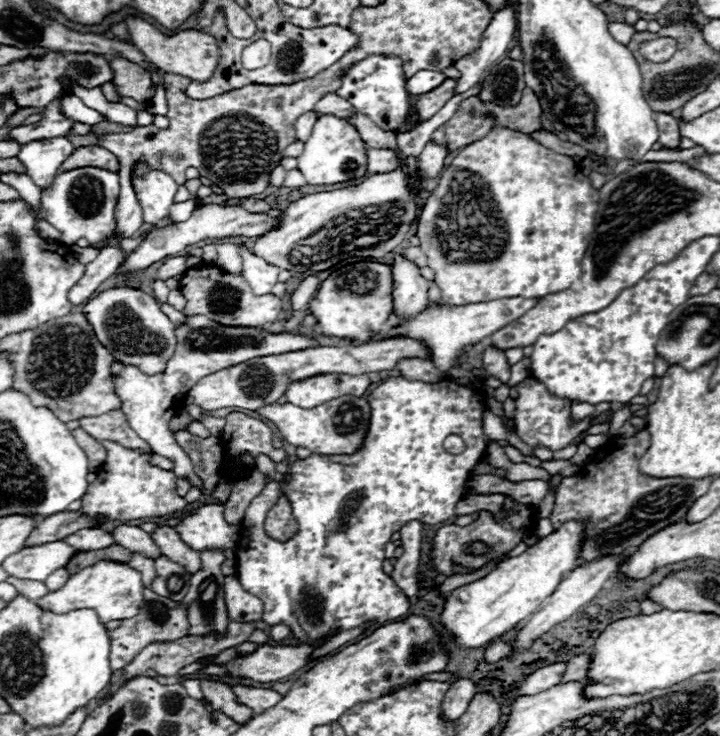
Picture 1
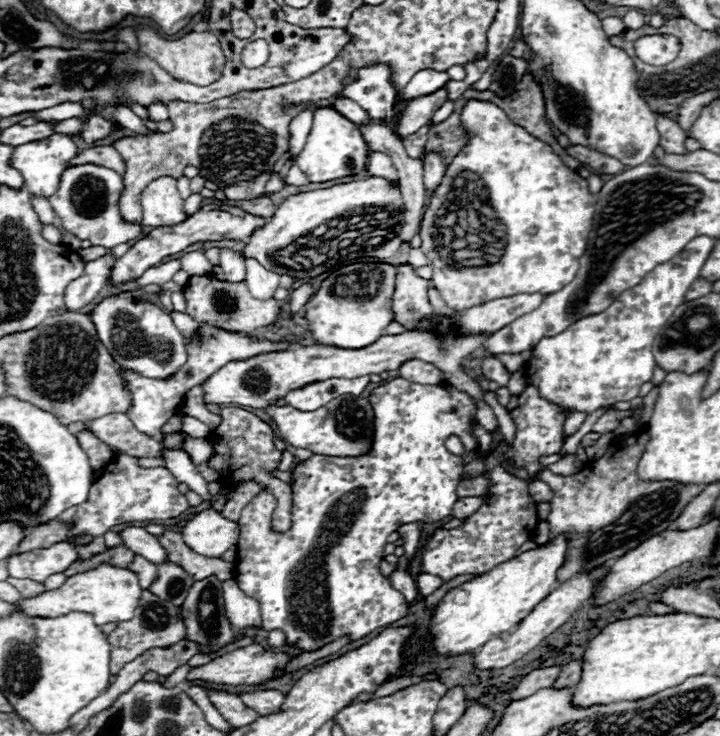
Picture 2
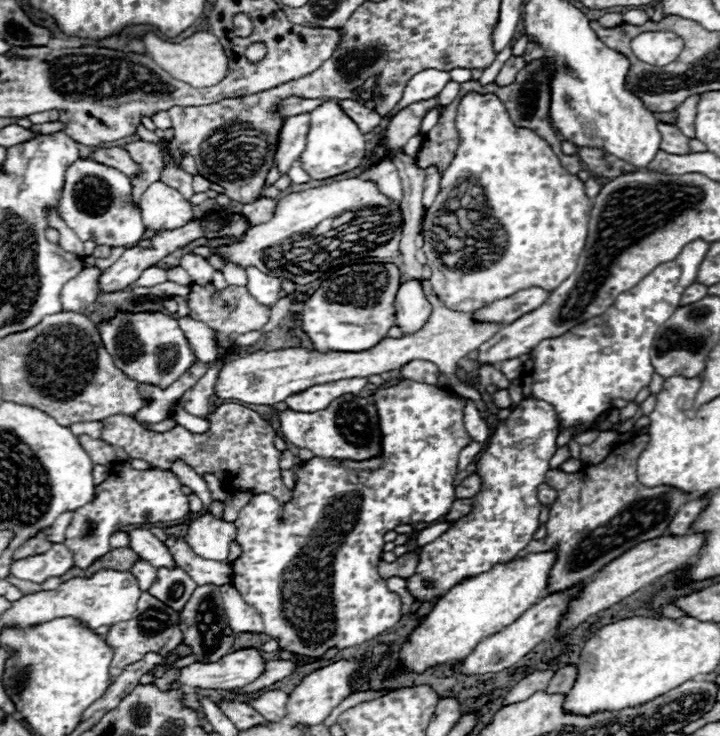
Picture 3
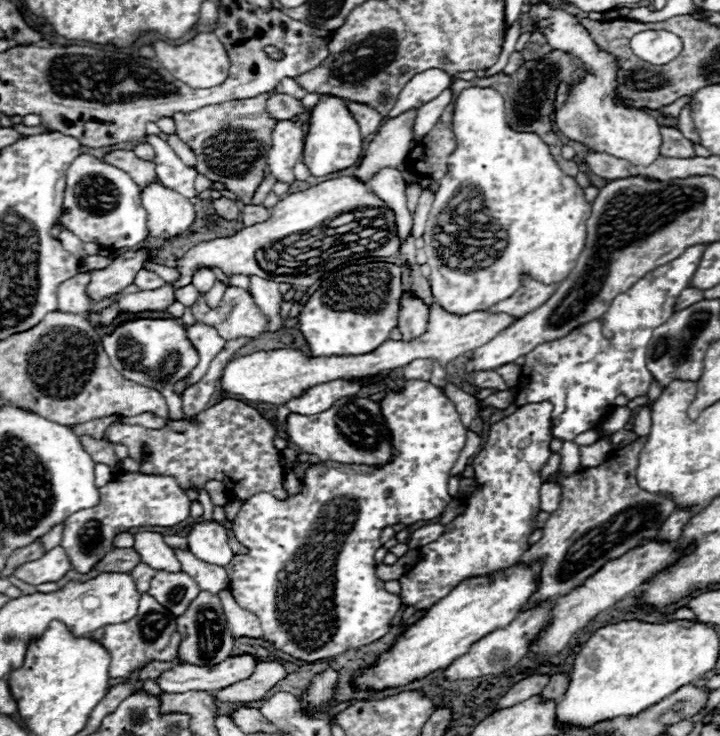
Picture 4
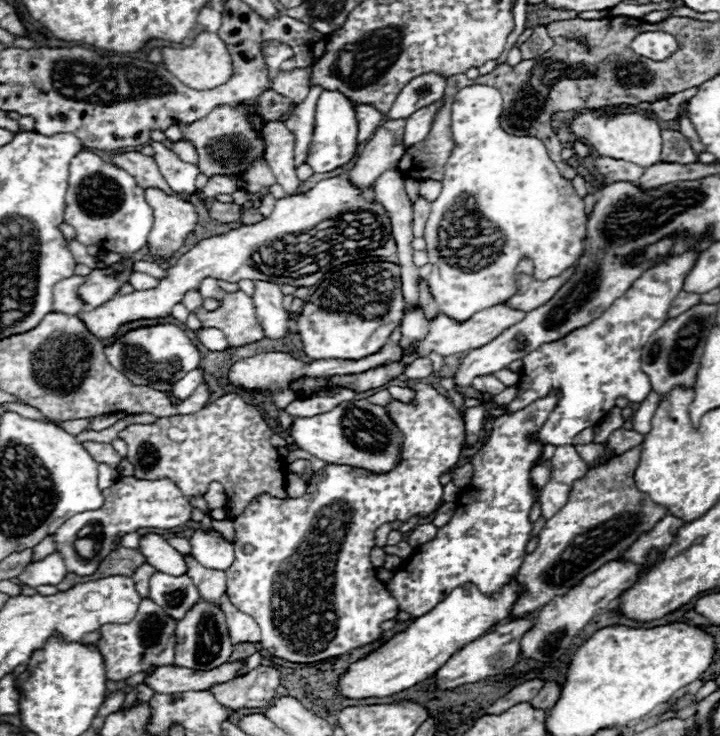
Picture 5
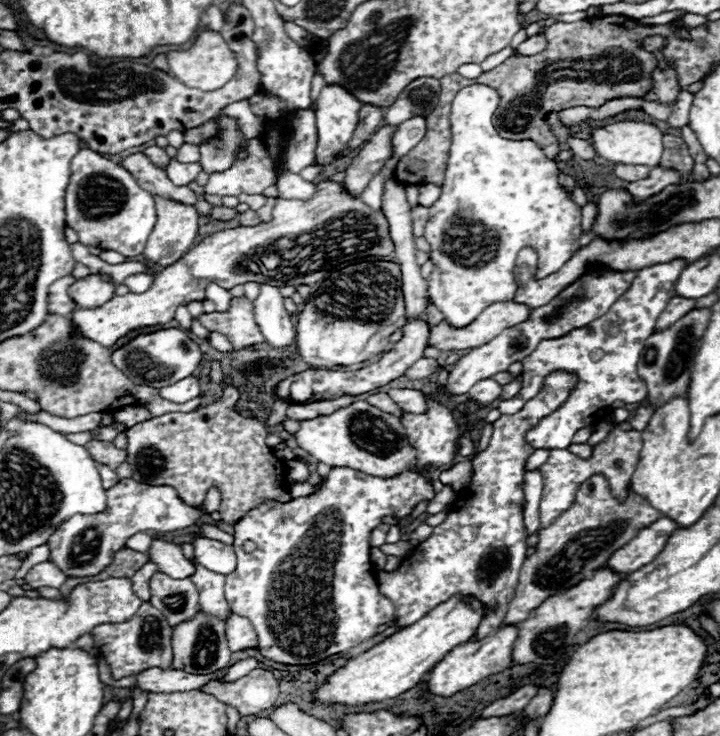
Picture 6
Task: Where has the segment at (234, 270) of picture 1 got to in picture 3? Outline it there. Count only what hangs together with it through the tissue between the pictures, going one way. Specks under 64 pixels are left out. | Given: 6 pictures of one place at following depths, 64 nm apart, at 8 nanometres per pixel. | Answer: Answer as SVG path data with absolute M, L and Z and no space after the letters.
M224 266L222 268L222 274L224 274L224 278L226 278L226 282L230 284L230 286L246 286L248 284L248 278L246 278L246 272L244 270L240 270L238 266Z

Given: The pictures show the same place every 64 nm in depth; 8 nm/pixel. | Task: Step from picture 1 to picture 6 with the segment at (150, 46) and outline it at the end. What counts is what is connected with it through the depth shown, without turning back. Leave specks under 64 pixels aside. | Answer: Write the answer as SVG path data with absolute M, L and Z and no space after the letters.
M200 32L198 38L196 38L196 44L190 48L190 50L184 50L184 52L170 52L168 56L168 66L170 66L170 72L186 86L190 88L198 88L198 90L204 90L204 92L210 92L210 90L218 90L222 88L226 82L230 82L236 74L236 68L238 68L238 62L236 62L236 56L232 50L228 50L228 44L226 40L218 34L218 32Z

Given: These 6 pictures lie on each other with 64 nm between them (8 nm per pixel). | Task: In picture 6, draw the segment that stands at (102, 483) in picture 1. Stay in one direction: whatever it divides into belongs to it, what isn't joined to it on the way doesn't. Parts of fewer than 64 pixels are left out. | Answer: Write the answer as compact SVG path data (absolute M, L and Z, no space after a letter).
M124 478L116 486L106 490L106 496L108 496L108 508L104 510L104 514L70 518L68 522L60 524L58 530L50 536L48 560L54 562L66 576L84 578L84 576L100 574L106 566L112 564L114 554L126 548L126 540L138 532L182 530L201 519L203 523L216 526L228 534L234 534L234 526L228 526L222 521L214 521L200 510L180 502L180 498L176 496L176 490L170 490L170 486L144 486L140 482L134 482L132 478Z

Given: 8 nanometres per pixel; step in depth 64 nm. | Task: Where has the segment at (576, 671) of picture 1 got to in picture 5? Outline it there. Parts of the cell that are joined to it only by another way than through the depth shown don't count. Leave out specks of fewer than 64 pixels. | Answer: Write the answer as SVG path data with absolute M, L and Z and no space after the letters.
M546 682L544 688L540 690L540 694L532 700L532 706L540 708L540 710L550 710L554 706L554 702L558 700L558 694L560 694L560 686L556 682Z

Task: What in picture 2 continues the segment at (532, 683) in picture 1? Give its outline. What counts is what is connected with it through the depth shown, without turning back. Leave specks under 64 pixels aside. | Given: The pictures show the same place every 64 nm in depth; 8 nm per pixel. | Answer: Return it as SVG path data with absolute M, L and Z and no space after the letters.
M560 666L534 670L526 678L522 678L522 682L512 690L512 700L522 700L522 698L528 698L528 696L532 696L534 692L538 692L542 688L550 688L554 678L560 674L560 670L562 670Z

